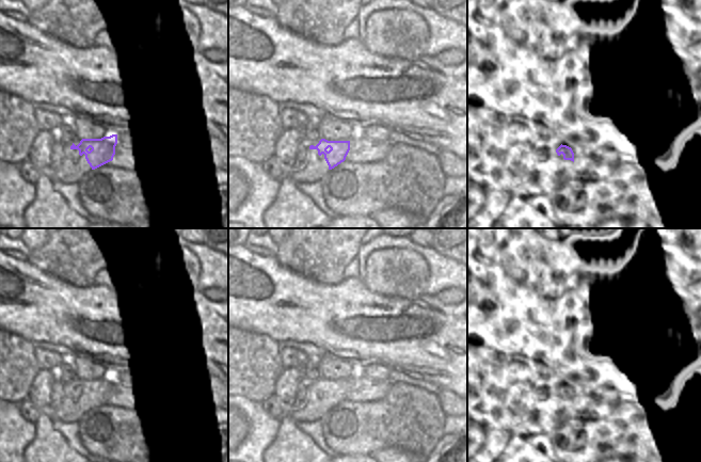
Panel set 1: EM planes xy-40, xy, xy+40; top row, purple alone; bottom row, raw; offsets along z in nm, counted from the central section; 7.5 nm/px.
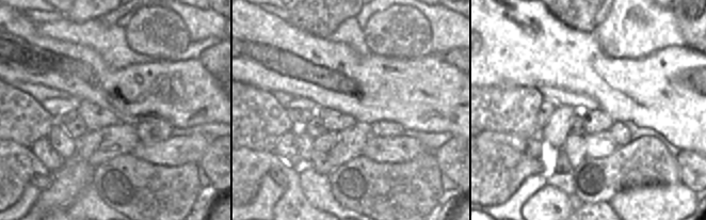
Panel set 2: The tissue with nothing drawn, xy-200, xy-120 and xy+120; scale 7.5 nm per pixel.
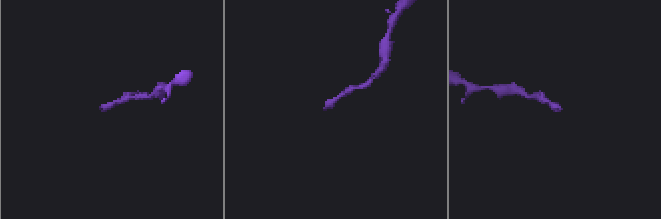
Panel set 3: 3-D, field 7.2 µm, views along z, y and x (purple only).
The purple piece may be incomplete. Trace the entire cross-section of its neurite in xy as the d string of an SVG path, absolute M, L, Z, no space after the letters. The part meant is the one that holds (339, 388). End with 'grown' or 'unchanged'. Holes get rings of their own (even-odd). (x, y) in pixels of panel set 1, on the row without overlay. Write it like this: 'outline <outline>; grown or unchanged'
outline M321 378L316 385L310 384L309 388L317 388L319 395L323 393L329 409L332 409L346 399L350 389L350 380L328 380Z; unchanged

